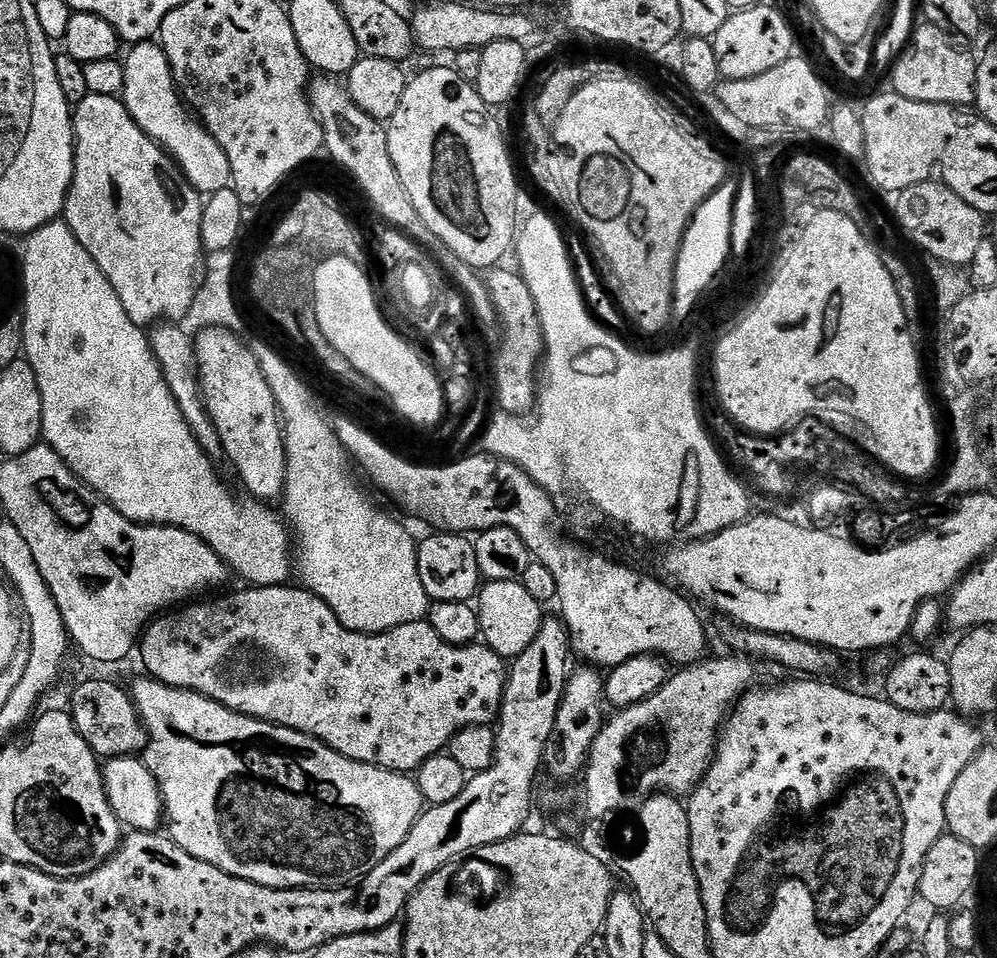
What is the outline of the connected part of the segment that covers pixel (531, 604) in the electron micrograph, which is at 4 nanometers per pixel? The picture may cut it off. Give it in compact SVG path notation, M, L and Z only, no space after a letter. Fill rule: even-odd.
M489 580L478 593L480 636L483 643L494 650L506 662L511 662L534 642L538 630L546 618L545 609L526 591L518 580Z

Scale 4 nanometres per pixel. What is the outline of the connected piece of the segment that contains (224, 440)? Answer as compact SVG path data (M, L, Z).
M210 328L195 337L196 371L200 377L200 393L208 411L214 430L218 430L218 438L223 455L228 455L234 471L240 475L249 497L261 502L279 501L284 494L288 477L288 455L284 449L284 430L280 409L266 382L260 373L260 364L256 361L251 347L243 344L235 331L228 328Z

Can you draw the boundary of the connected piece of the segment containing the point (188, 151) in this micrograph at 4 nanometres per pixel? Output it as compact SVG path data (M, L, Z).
M145 42L131 45L127 52L122 60L126 70L122 99L136 125L175 160L197 192L211 194L229 187L232 183L230 158L226 158L222 146L214 142L211 134L184 103L164 49L159 43Z

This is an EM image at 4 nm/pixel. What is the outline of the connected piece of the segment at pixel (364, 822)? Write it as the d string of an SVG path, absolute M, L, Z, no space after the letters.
M143 679L133 682L130 695L136 704L140 721L148 732L148 747L144 749L142 759L154 774L160 792L164 795L166 820L167 823L172 823L170 838L179 848L186 850L186 854L234 878L249 880L267 888L346 888L355 885L368 876L370 870L374 870L374 866L381 864L391 852L398 850L402 842L406 842L406 834L410 834L414 822L418 822L420 815L426 811L424 795L420 793L420 788L411 775L390 772L386 768L381 768L379 764L363 764L351 760L310 734L302 734L286 726L244 716L241 712L230 710L202 694L185 688L175 688L162 683L161 680Z

